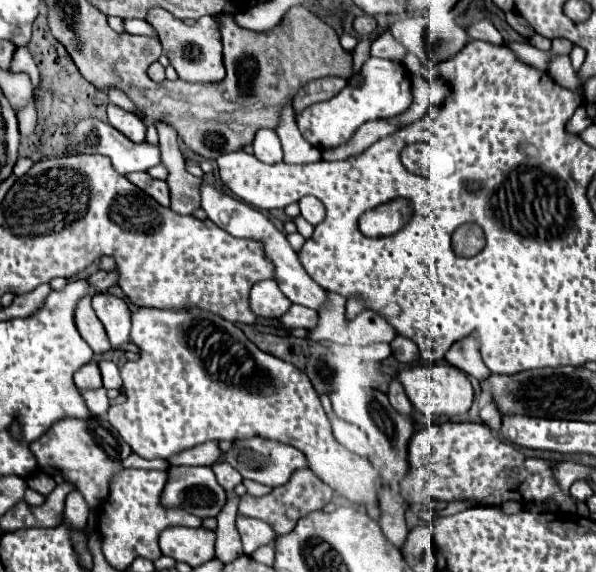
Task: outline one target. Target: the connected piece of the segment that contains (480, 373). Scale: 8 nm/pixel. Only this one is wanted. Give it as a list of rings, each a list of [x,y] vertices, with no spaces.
[[[466,337],[462,341],[456,341],[448,353],[446,353],[446,361],[454,367],[458,367],[460,371],[476,377],[478,381],[484,381],[486,377],[490,377],[490,369],[486,369],[482,355],[478,353],[478,337]]]

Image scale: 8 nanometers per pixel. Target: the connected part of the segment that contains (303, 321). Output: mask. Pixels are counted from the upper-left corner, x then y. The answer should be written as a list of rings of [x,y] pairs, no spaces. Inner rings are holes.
[[[292,305],[282,317],[280,317],[282,325],[292,329],[292,327],[304,327],[304,329],[312,329],[318,323],[318,313],[314,309],[302,307],[302,305]]]

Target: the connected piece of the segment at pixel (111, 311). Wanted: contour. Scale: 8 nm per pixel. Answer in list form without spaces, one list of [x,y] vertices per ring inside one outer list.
[[[98,293],[92,299],[92,307],[102,321],[112,347],[118,347],[122,343],[130,341],[130,309],[124,299],[112,295],[112,293]]]

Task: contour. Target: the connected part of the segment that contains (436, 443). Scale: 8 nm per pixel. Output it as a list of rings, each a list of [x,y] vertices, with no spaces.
[[[430,423],[412,435],[408,461],[410,471],[400,481],[402,497],[408,503],[422,501],[422,495],[426,501],[468,501],[470,507],[502,505],[504,501],[540,503],[554,499],[560,511],[576,513],[577,510],[575,501],[554,479],[554,461],[526,457],[510,443],[496,437],[484,423]]]

